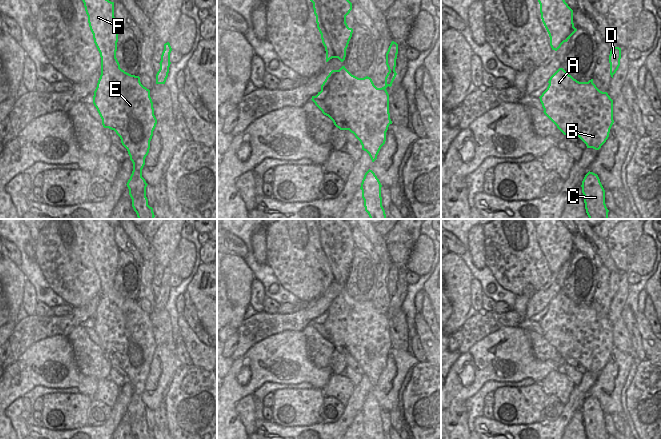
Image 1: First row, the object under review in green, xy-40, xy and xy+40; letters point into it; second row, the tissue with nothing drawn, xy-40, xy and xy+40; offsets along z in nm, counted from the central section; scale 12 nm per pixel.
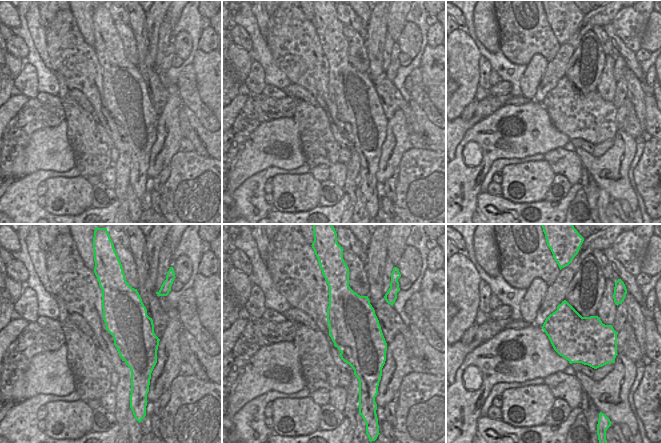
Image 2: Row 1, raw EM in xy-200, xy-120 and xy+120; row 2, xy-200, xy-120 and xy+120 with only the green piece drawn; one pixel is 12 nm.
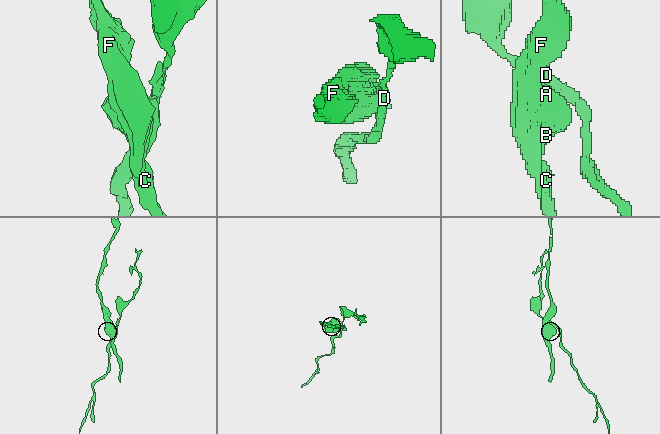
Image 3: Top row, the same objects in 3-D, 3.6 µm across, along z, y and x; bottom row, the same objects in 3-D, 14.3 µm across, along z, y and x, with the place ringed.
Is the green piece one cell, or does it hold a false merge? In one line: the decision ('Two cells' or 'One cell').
Two cells.

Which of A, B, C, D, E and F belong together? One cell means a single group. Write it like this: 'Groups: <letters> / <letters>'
Groups: A B C E F / D.

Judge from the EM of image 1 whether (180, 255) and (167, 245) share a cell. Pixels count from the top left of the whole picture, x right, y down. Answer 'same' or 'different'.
different

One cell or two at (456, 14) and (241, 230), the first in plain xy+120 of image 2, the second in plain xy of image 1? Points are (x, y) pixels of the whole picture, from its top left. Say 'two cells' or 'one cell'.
two cells

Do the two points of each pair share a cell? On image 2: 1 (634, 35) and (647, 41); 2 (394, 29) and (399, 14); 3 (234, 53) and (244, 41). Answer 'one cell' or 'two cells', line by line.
1: two cells
2: one cell
3: two cells

